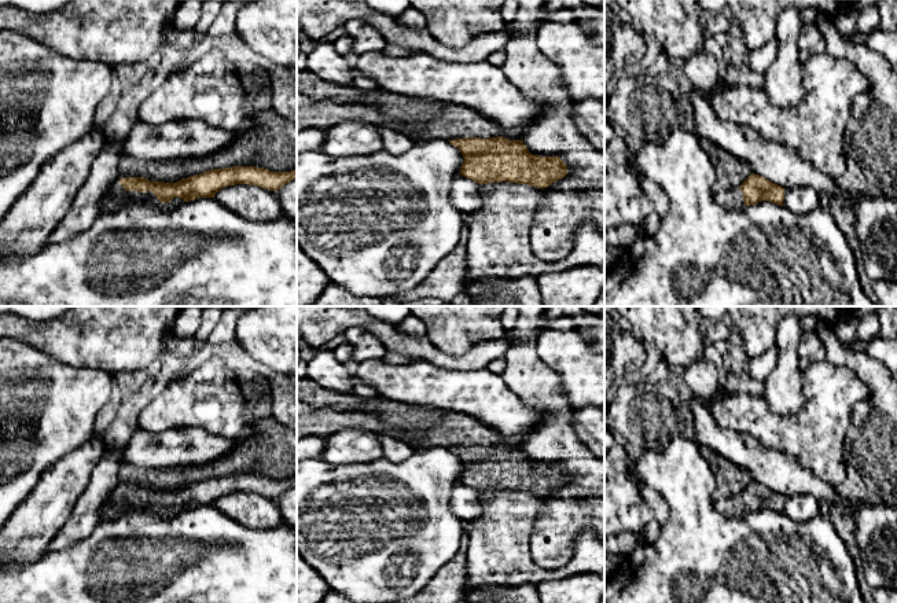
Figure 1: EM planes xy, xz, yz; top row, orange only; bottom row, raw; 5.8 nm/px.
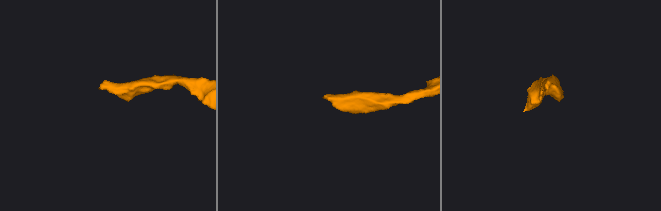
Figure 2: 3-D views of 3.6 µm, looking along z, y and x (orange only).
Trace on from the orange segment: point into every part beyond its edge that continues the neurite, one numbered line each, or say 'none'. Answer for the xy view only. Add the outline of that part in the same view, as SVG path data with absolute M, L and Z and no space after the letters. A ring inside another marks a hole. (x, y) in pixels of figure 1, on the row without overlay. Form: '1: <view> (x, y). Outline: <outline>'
1: xy (116, 506). Outline: M120 490L113 492L107 501L102 505L99 511L100 521L113 521L118 516L124 515L125 512L152 512L161 516L170 518L181 511L183 507L176 504L170 510L161 511L158 505L151 500L147 499L146 501L139 499L125 499Z

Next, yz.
1: yz (732, 507). Outline: M739 494L716 500L714 508L731 518L742 518L745 515L743 501Z

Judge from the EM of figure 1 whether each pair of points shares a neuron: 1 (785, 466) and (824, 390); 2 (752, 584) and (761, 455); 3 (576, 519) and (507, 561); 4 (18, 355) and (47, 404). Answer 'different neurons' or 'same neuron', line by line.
1: different neurons
2: different neurons
3: different neurons
4: same neuron

